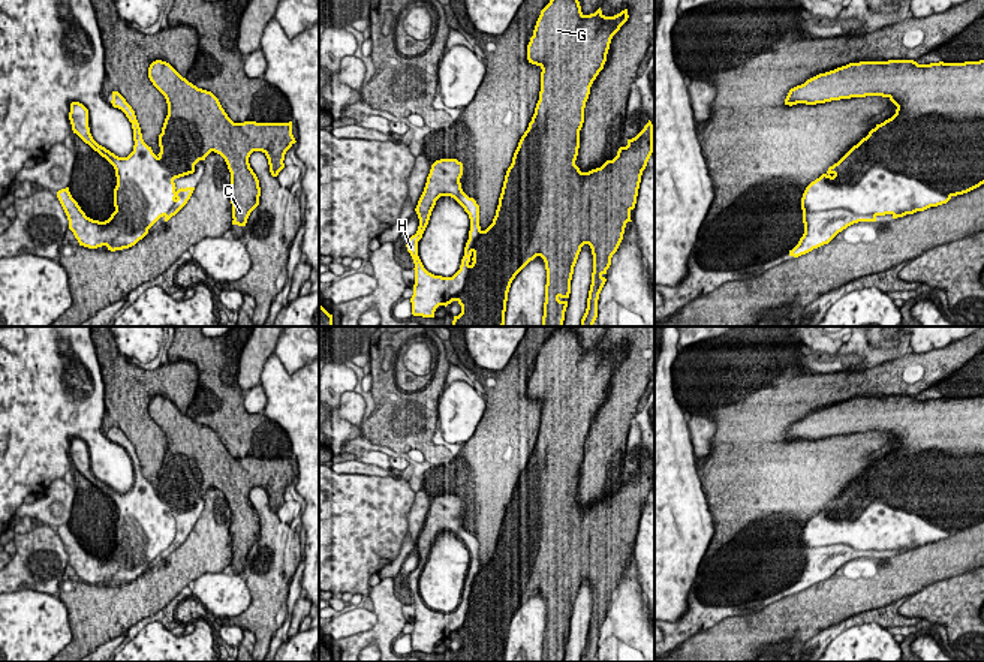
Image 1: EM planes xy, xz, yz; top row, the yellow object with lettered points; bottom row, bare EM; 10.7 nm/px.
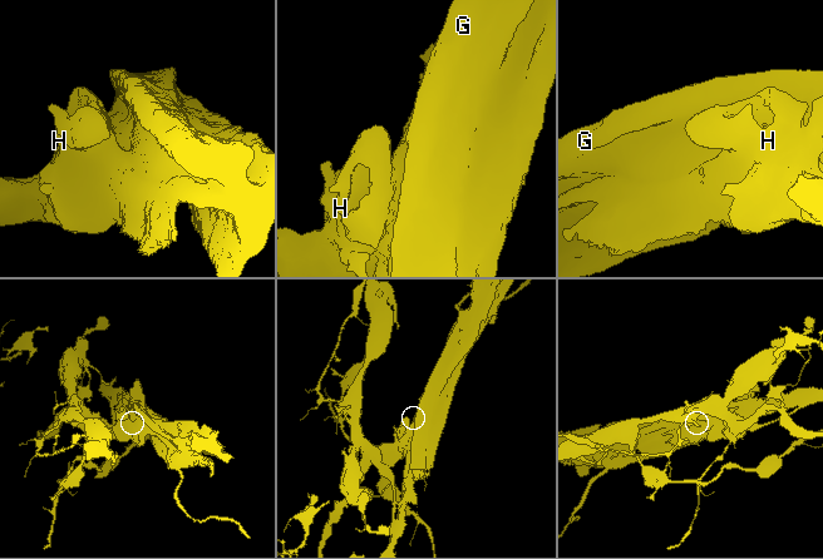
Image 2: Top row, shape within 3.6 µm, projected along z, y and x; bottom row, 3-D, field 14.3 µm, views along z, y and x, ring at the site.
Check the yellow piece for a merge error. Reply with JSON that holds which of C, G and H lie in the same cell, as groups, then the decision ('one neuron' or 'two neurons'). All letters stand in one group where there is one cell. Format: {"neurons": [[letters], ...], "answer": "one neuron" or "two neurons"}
{"neurons": [["C", "G"], ["H"]], "answer": "two neurons"}

